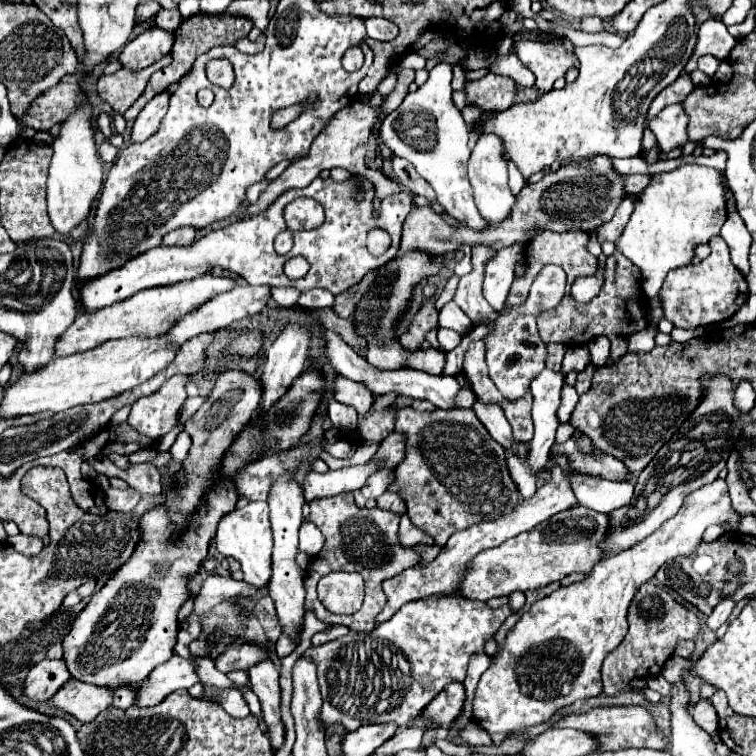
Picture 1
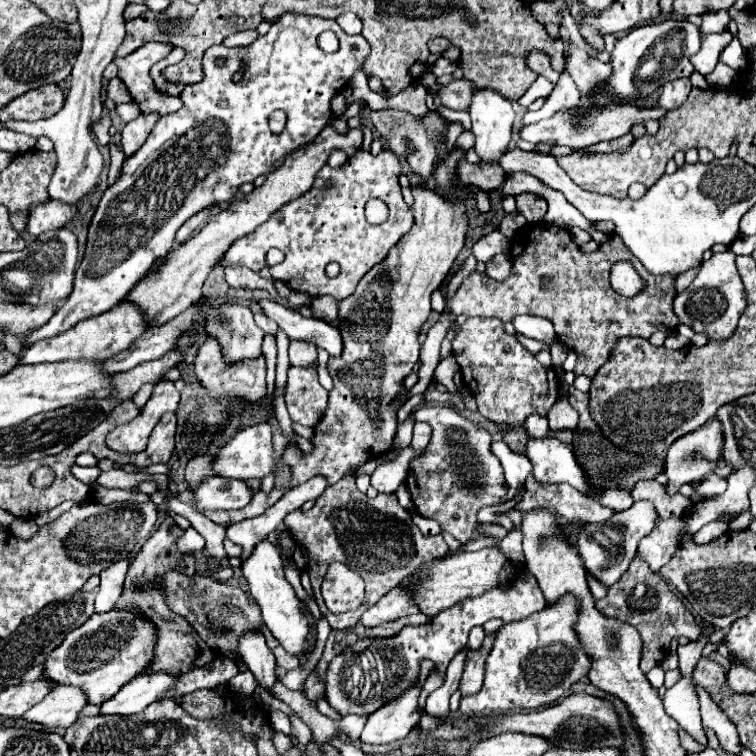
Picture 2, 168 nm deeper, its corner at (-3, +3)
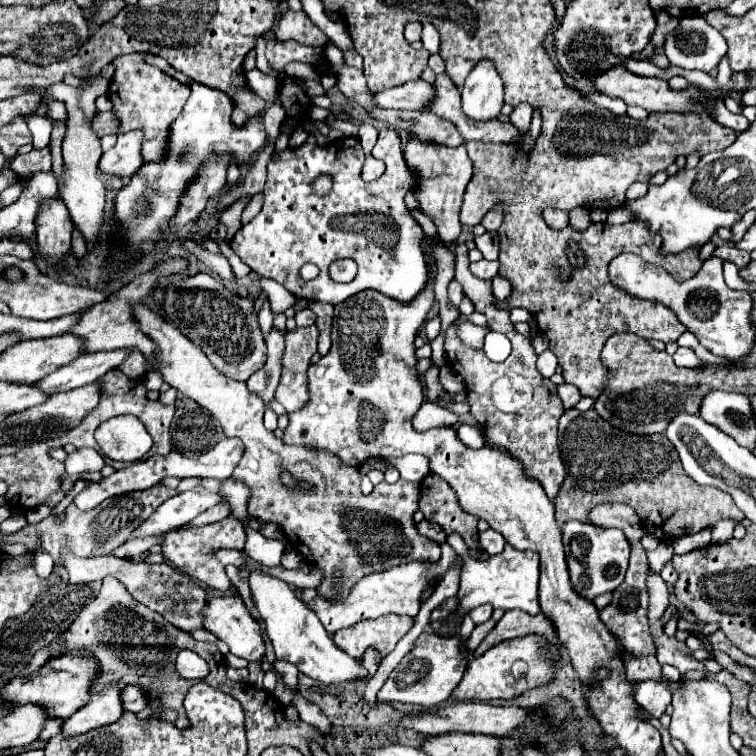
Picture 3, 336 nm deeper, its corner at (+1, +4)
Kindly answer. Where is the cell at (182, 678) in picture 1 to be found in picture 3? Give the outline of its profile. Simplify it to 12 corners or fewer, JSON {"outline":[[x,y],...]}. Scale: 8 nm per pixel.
{"outline":[[108,685],[62,725],[82,735],[124,715],[122,689]]}

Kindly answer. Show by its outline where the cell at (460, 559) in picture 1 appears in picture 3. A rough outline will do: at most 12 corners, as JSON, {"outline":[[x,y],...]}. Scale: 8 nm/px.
{"outline":[[366,619],[334,633],[334,643],[354,659],[368,647],[386,657],[414,619]]}

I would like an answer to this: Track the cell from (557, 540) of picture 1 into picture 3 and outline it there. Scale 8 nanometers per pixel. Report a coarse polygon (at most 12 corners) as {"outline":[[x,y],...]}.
{"outline":[[440,543],[436,563],[364,577],[344,603],[314,599],[328,633],[362,619],[416,617],[422,595],[462,557]]}

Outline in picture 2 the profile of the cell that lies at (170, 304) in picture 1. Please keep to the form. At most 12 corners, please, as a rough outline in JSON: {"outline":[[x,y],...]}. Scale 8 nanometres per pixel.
{"outline":[[132,302],[30,346],[18,364],[106,360],[148,322]]}

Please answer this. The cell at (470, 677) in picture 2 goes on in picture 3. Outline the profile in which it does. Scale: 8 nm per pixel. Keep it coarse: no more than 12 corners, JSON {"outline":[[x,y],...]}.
{"outline":[[506,611],[498,625],[472,653],[528,633],[558,643],[552,623],[544,615]]}

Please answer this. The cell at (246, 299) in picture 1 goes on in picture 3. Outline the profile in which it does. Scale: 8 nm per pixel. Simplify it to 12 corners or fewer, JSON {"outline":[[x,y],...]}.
{"outline":[[128,349],[98,351],[36,381],[42,391],[76,389],[118,369]]}

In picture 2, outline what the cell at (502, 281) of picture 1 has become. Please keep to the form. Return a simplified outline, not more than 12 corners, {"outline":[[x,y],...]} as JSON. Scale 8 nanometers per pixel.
{"outline":[[519,315],[512,320],[518,334],[556,342],[546,318]]}

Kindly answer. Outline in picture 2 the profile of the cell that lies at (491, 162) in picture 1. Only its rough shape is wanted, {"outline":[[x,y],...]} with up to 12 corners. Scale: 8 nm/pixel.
{"outline":[[476,88],[468,114],[482,162],[512,140],[512,102]]}

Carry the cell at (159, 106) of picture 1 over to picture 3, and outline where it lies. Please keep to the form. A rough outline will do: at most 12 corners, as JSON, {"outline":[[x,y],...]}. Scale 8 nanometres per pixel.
{"outline":[[144,133],[118,135],[102,153],[98,169],[132,175],[142,165]]}

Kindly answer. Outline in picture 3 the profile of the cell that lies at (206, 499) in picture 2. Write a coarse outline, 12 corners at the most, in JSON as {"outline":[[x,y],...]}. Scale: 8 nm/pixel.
{"outline":[[194,487],[164,501],[132,537],[178,529],[220,495]]}

